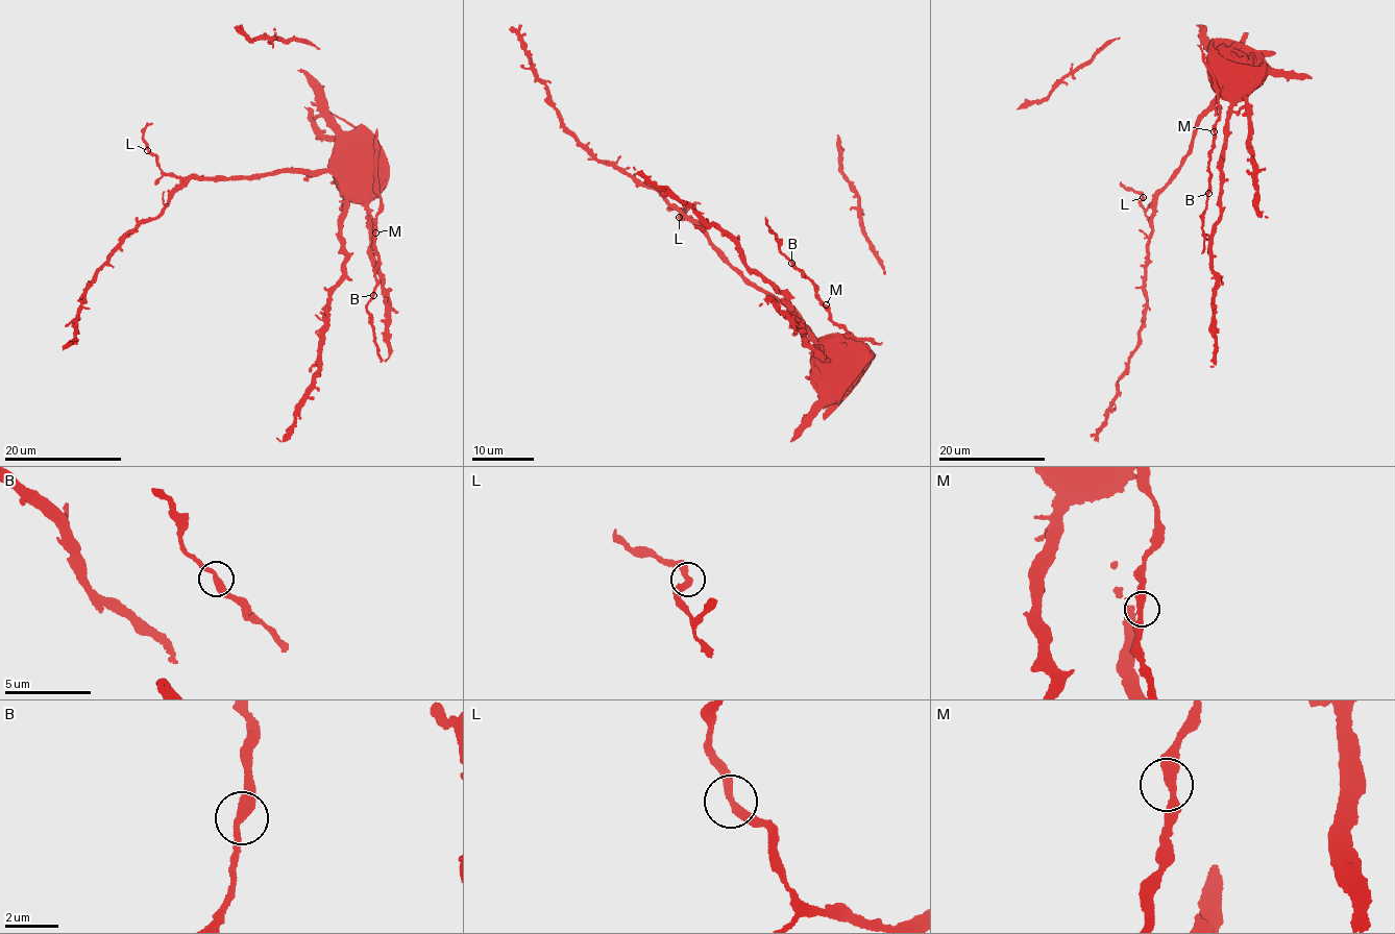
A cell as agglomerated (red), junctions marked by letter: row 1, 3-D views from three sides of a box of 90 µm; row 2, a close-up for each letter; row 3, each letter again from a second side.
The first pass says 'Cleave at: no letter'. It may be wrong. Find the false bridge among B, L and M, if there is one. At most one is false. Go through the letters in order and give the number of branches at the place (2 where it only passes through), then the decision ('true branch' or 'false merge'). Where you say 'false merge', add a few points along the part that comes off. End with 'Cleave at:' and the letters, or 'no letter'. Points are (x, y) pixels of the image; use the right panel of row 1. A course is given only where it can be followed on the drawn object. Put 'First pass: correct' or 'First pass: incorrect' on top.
First pass: correct
B: 2 | true branch
L: 2 | true branch
M: 2 | true branch
Cleave at: no letter

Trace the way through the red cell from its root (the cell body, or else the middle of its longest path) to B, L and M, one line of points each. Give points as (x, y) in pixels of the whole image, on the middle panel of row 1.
B: (850, 381), (852, 373), (849, 369), (856, 353), (855, 339), (831, 318), (815, 295), (815, 287), (791, 263)
L: (850, 381), (837, 371), (830, 348), (802, 318), (729, 263), (708, 232), (682, 210), (678, 217)
M: (850, 381), (852, 373), (849, 369), (856, 353), (855, 339), (831, 318), (826, 304)

